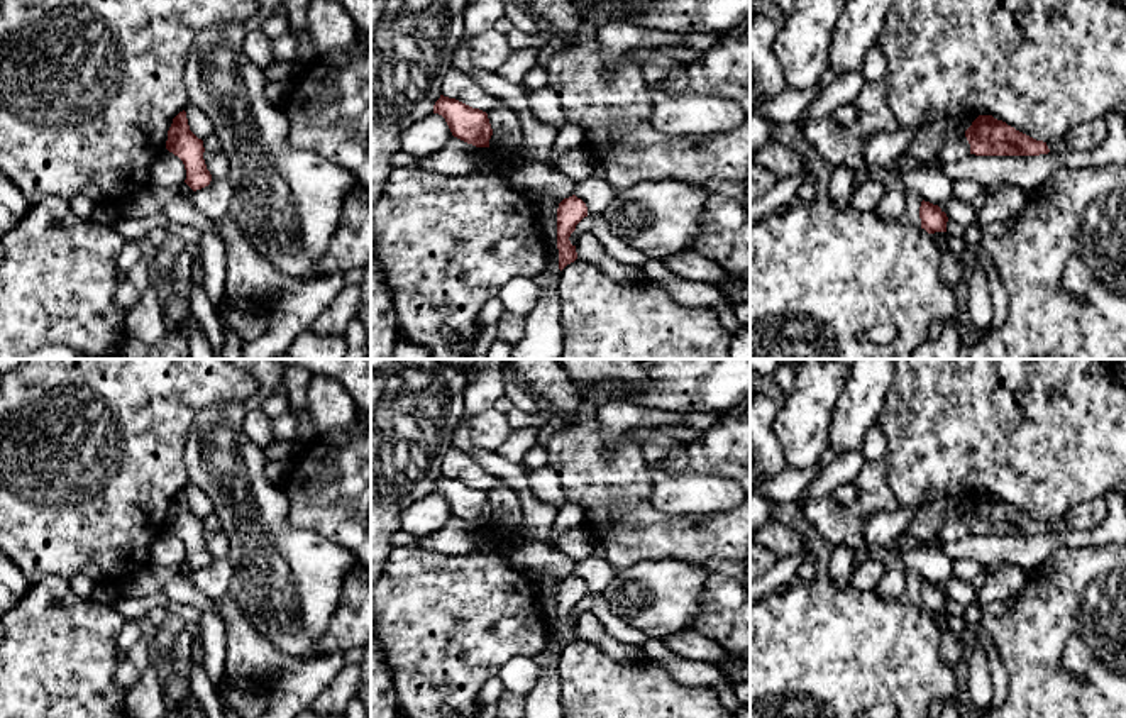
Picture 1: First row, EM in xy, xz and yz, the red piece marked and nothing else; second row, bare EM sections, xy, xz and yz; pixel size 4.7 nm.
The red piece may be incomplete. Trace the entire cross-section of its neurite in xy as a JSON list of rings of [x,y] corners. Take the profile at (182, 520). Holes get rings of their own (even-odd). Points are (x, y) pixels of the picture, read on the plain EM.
[[[185,489],[173,498],[168,510],[166,528],[183,540],[186,549],[185,562],[193,571],[210,564],[212,554],[203,538],[203,520],[190,510]]]

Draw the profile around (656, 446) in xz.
[[[650,427],[632,428],[625,435],[640,445],[643,459],[650,466],[657,466],[665,459],[679,456],[684,445],[682,440],[676,440]]]

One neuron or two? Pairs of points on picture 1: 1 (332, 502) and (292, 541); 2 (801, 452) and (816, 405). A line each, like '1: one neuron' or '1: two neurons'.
1: two neurons
2: one neuron

